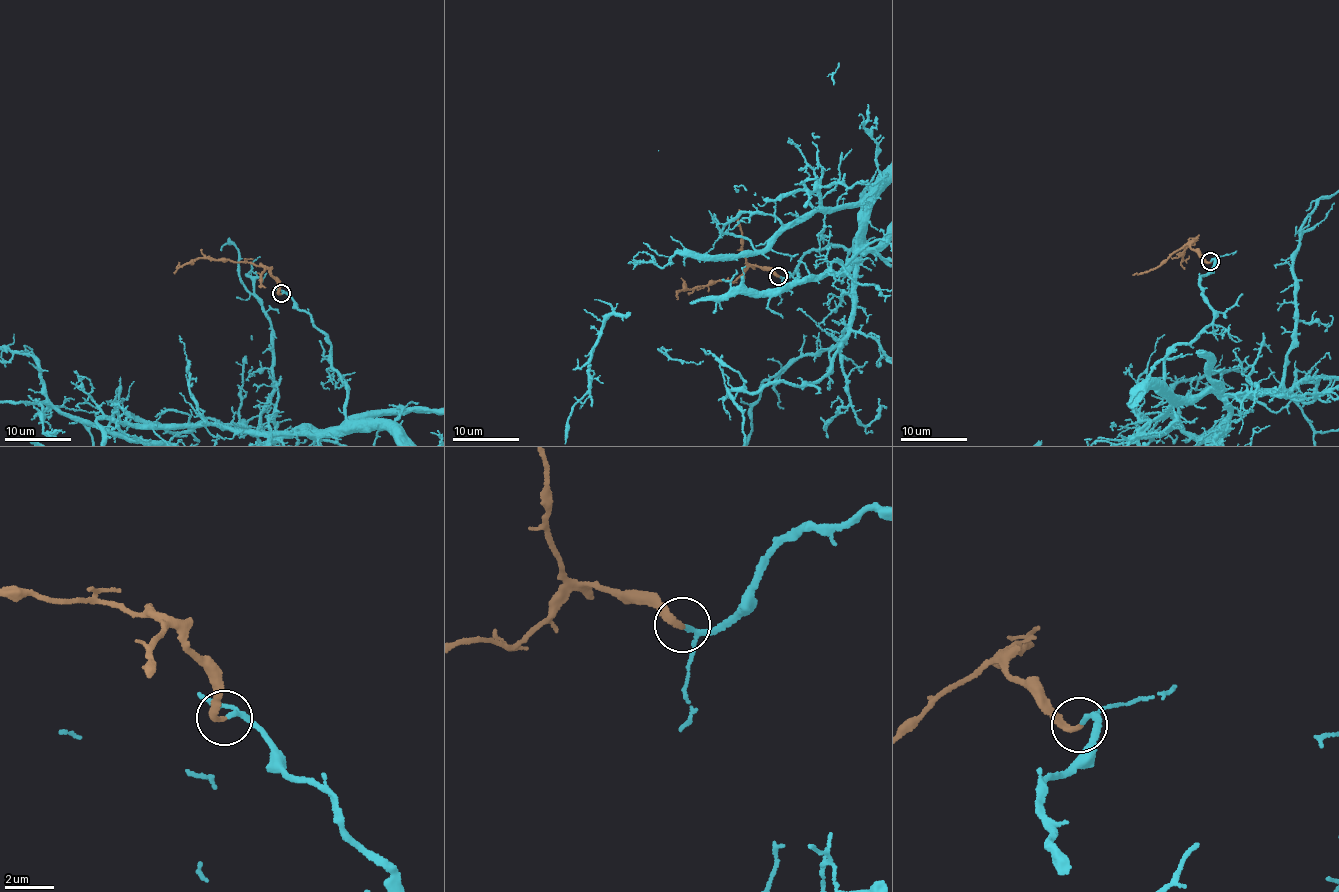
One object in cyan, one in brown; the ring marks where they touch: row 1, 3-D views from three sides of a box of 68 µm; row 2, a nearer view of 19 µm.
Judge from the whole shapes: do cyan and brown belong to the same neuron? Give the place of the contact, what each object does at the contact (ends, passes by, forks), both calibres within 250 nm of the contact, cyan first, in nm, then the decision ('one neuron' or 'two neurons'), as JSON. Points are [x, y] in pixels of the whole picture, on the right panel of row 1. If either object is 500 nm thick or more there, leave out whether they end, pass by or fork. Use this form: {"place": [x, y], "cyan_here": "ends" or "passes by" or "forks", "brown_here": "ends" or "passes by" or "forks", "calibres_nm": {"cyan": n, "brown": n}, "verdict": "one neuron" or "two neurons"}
{"place": [1210, 261], "cyan_here": "passes by", "brown_here": "ends", "calibres_nm": {"cyan": 140, "brown": 240}, "verdict": "one neuron"}

